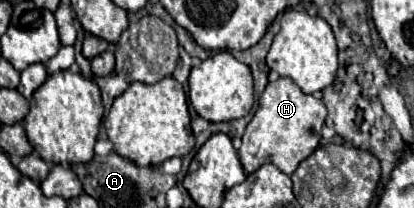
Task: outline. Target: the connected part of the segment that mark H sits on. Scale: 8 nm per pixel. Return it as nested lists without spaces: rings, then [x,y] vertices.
[[[289,77],[277,79],[265,87],[259,97],[259,109],[249,121],[243,145],[239,149],[241,165],[247,173],[257,171],[265,163],[273,163],[279,171],[291,175],[303,159],[307,159],[321,141],[321,127],[327,109],[321,99],[305,95]]]

